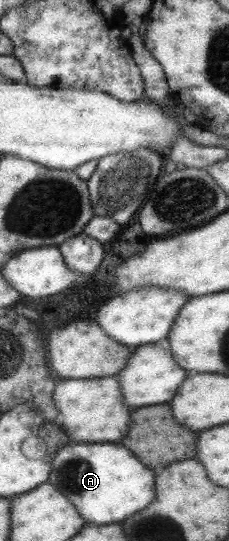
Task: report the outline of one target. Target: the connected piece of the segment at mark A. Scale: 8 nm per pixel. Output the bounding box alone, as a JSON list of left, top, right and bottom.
[48,441,155,524]

